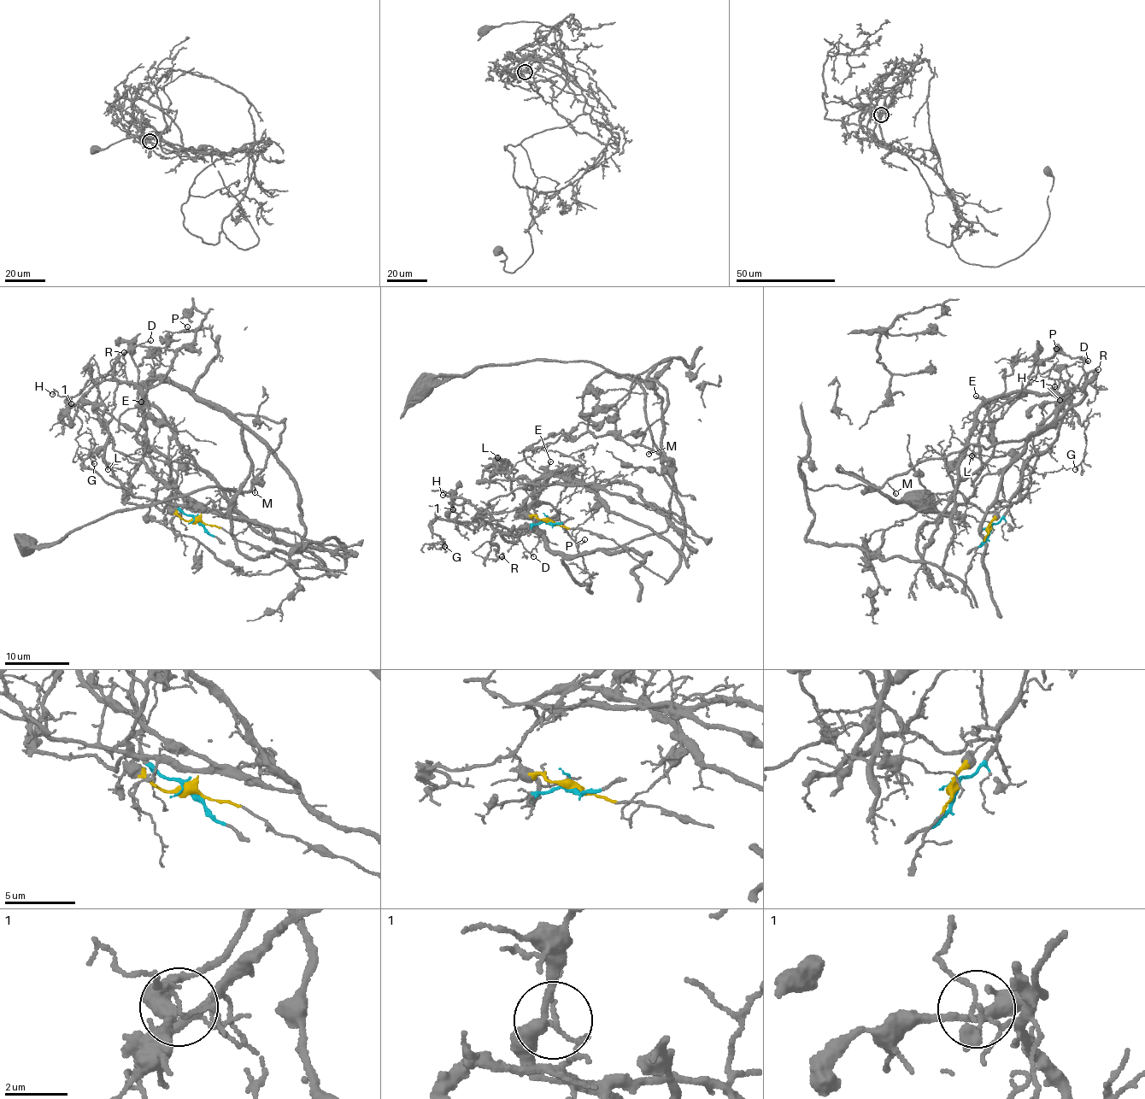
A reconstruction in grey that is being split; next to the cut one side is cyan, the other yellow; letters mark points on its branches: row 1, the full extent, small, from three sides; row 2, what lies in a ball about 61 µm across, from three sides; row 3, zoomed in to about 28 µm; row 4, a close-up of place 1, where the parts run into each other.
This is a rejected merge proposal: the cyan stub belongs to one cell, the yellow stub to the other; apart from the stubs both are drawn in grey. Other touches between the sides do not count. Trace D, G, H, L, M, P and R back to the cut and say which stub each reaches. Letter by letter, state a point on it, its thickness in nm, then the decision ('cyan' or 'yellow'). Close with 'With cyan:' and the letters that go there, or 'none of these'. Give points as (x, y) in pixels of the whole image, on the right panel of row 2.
D: (1088, 361) | 120 nm | cyan
G: (1075, 469) | 140 nm | cyan
H: (1054, 386) | 120 nm | cyan
L: (971, 455) | 140 nm | yellow
M: (895, 493) | 120 nm | cyan
P: (1056, 349) | 110 nm | cyan
R: (1098, 369) | 120 nm | cyan
With cyan: D, G, H, M, P, R

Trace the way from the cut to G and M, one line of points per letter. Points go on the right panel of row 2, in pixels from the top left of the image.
G: (990, 529), (1009, 508), (1028, 461), (1050, 444), (1066, 385), (1071, 411), (1089, 422), (1075, 468)
M: (990, 529), (1057, 431), (1055, 392), (1052, 420), (1029, 437), (918, 460), (887, 481), (895, 494)

